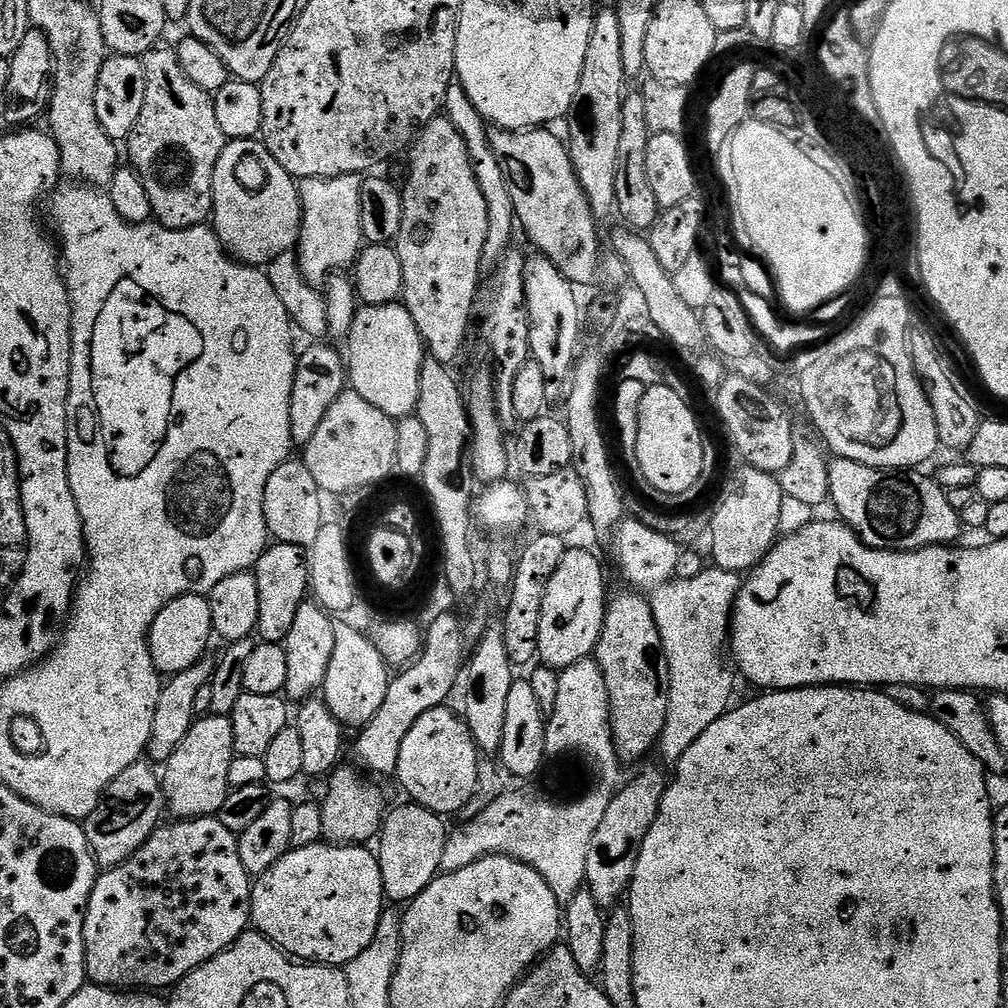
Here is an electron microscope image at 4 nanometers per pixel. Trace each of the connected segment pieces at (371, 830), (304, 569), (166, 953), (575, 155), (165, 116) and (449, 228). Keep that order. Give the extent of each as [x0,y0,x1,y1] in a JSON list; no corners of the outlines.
[[320,766,386,845],[254,543,310,644],[84,816,253,990],[566,7,626,222],[126,46,226,228],[394,118,488,362]]

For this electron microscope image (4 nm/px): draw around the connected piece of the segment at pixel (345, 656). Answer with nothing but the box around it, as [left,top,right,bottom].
[321,618,390,728]

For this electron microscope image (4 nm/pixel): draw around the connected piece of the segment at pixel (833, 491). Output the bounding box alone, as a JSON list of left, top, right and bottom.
[828,459,962,552]

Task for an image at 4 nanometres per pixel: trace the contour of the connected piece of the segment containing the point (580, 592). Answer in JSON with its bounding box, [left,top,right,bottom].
[538,547,605,670]

